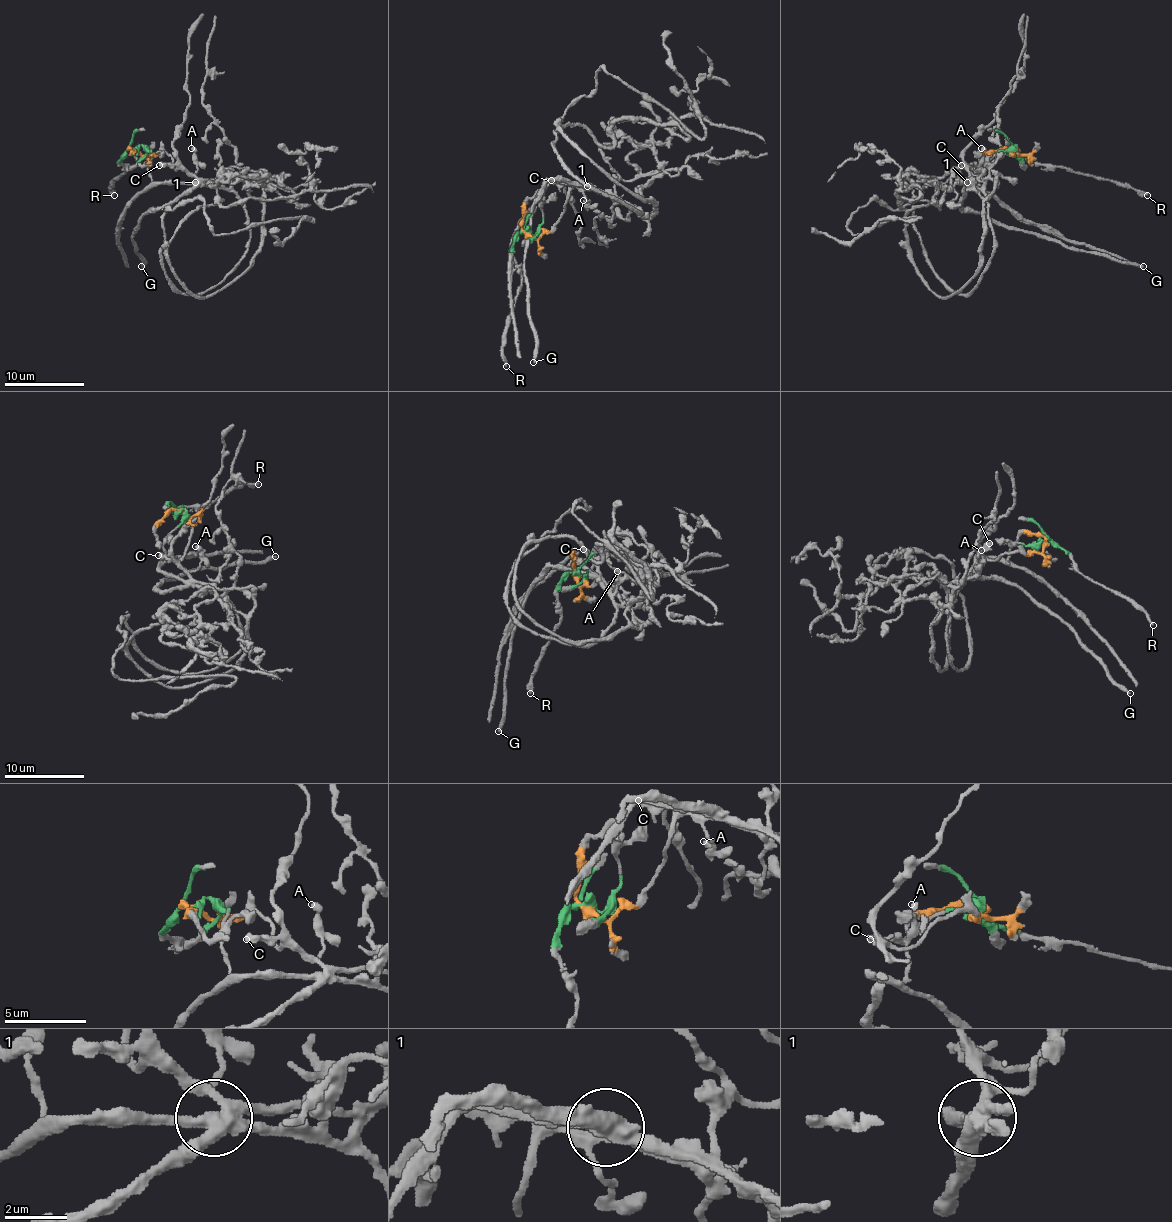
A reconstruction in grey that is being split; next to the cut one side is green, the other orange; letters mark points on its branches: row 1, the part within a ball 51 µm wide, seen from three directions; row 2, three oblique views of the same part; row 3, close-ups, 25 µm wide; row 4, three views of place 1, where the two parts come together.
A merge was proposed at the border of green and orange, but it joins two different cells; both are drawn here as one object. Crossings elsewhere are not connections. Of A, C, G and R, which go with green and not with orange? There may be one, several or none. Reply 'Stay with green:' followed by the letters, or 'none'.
Stay with green: R

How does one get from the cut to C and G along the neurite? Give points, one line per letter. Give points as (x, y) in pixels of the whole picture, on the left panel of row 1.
C: (133, 149), (147, 155), (159, 151), (169, 155), (177, 169), (175, 165), (159, 165)
G: (133, 149), (147, 155), (165, 151), (175, 167), (197, 179), (149, 211), (133, 231), (141, 267)

